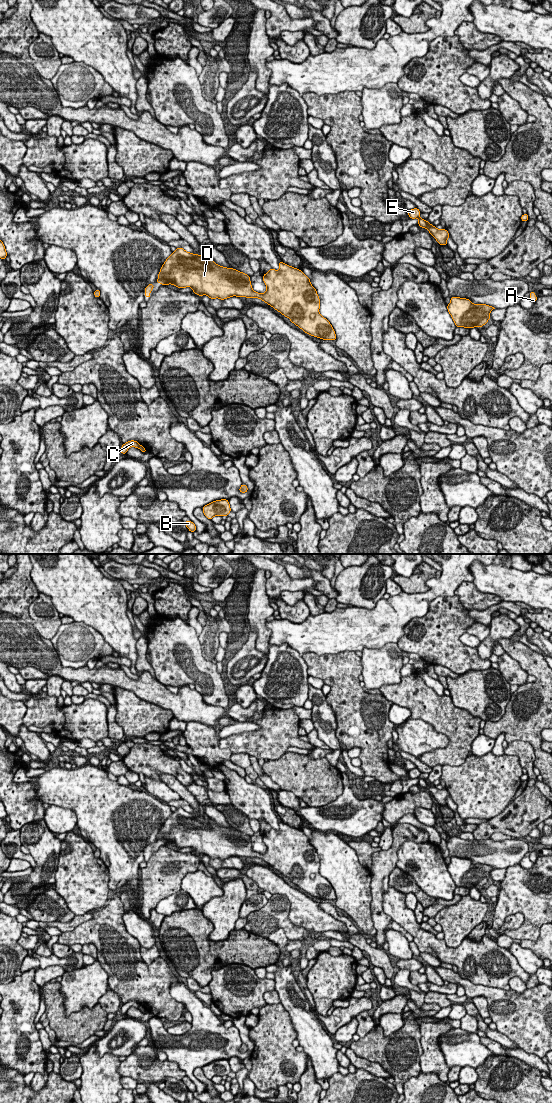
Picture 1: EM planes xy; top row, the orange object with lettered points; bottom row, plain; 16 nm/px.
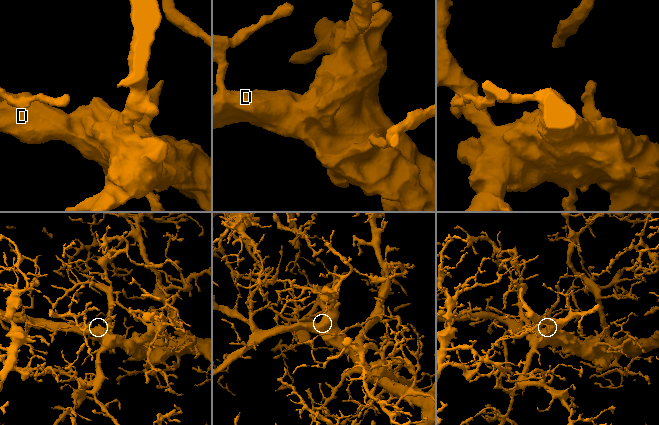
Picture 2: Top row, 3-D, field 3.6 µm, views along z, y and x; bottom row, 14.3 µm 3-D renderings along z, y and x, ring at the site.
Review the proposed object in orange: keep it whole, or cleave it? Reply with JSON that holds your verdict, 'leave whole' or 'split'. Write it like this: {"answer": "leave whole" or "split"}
{"answer": "split"}

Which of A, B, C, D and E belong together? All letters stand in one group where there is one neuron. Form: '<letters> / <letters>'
A B D E / C

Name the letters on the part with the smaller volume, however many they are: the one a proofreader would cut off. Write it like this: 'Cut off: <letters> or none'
Cut off: C

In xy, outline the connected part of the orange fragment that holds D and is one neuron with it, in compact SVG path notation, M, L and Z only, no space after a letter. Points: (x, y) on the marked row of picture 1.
M179 247L164 262L156 283L172 284L178 288L191 287L193 293L199 296L207 295L211 299L224 300L232 296L259 298L288 317L305 333L323 340L336 340L332 325L319 313L320 299L317 291L311 285L310 279L301 270L279 261L278 271L271 268L263 275L263 281L267 287L267 291L263 294L252 289L250 278L247 274L234 268L219 266L211 258L207 259L204 256L189 253Z

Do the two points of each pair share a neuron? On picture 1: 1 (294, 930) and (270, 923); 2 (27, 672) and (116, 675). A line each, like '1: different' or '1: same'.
1: same
2: different

